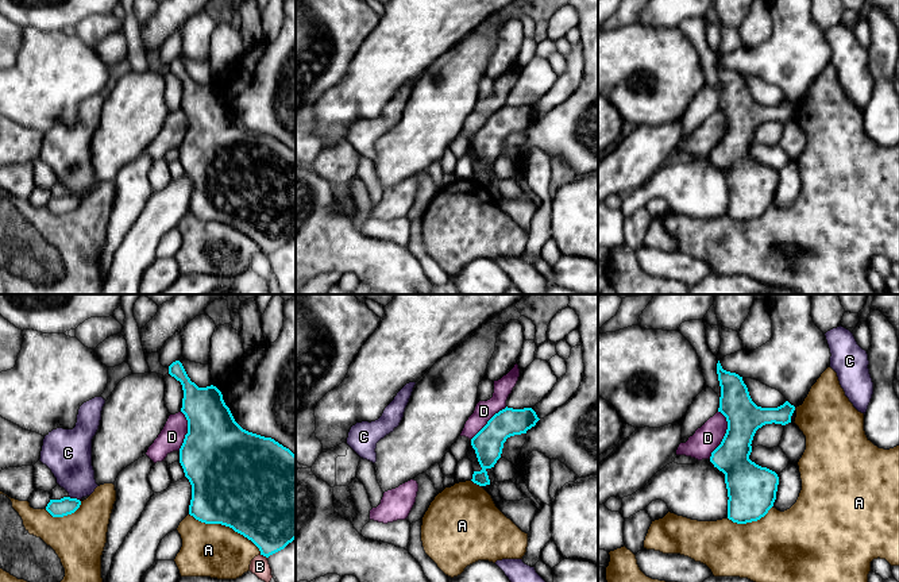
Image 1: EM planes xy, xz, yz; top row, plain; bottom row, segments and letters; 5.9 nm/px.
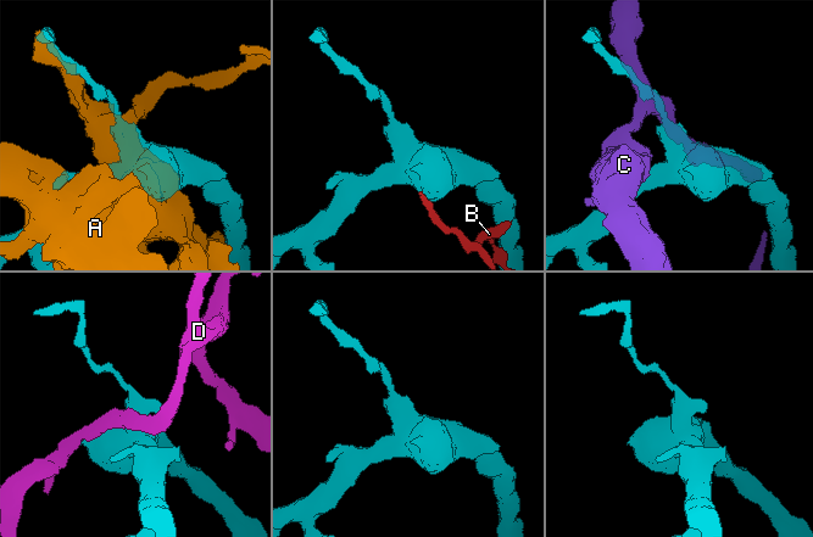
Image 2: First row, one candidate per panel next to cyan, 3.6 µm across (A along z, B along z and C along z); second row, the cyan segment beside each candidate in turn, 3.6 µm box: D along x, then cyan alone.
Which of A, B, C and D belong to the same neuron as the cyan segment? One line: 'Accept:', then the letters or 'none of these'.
Accept: D

